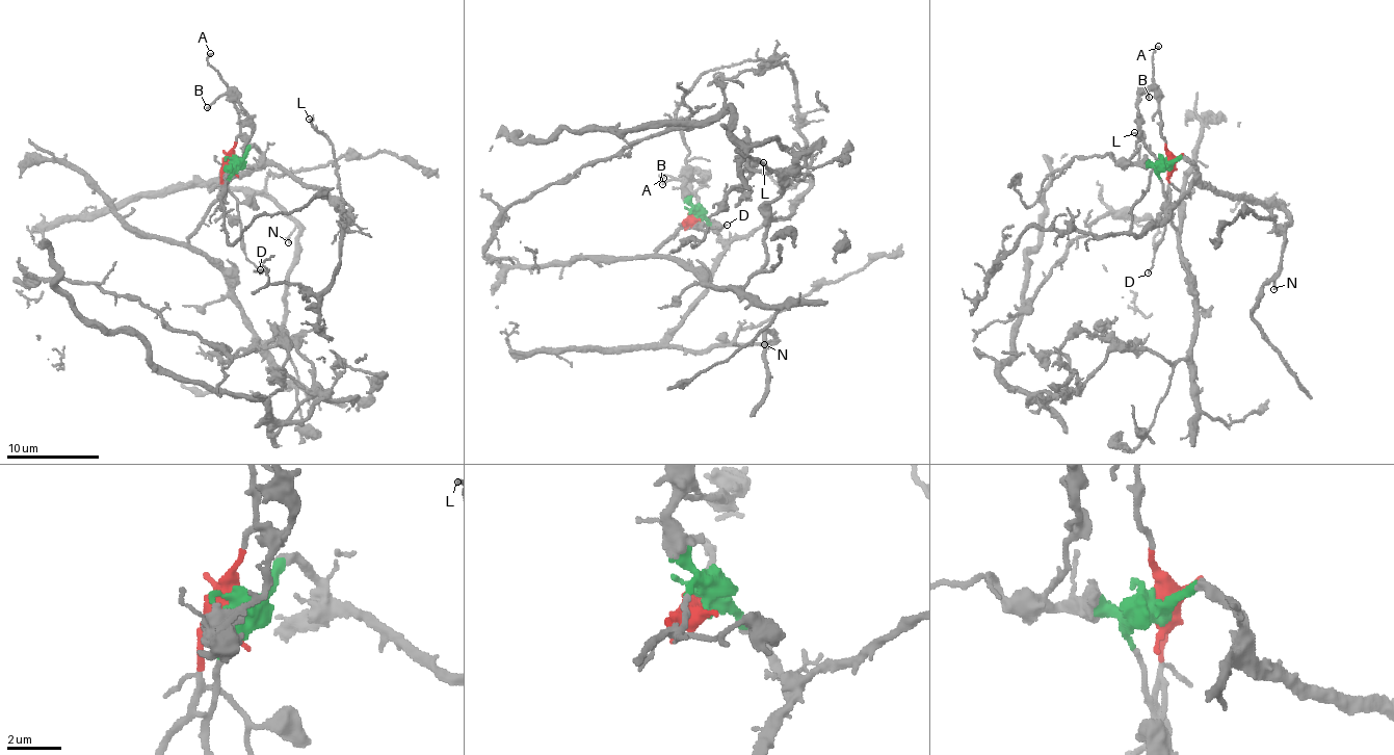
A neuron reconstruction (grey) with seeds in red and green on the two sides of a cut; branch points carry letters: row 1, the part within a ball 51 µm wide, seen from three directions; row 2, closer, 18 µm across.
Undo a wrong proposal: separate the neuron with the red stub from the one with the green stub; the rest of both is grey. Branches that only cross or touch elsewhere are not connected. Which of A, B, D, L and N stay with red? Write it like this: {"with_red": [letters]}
{"with_red": ["A", "B", "D"]}

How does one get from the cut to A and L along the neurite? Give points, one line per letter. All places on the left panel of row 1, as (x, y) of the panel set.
A: (231, 162), (231, 149), (239, 133), (239, 111), (234, 92), (209, 62), (211, 54)
L: (234, 162), (254, 147), (310, 186), (319, 186), (345, 211), (348, 206), (333, 148), (325, 135), (308, 119)

